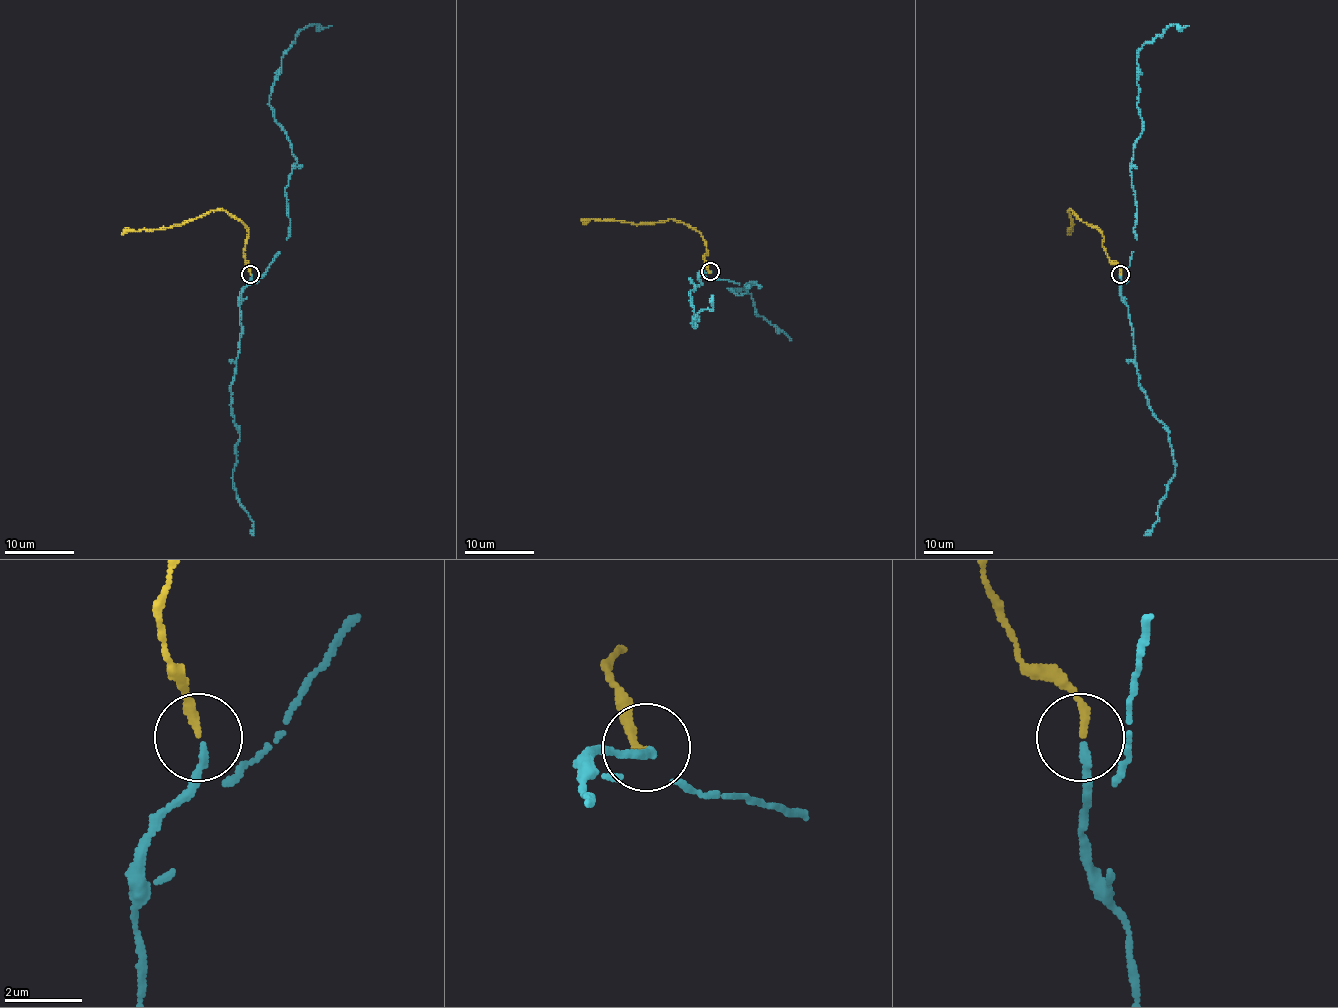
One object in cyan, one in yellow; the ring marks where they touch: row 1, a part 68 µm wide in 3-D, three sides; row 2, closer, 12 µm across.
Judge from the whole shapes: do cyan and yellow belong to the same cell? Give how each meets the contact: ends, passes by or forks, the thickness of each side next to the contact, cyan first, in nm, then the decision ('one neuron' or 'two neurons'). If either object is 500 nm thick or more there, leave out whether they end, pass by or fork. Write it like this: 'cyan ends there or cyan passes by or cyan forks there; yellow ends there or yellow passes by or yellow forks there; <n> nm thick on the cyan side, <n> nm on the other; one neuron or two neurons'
cyan passes by; yellow ends there; 130 nm thick on the cyan side, 220 nm on the other; one neuron

